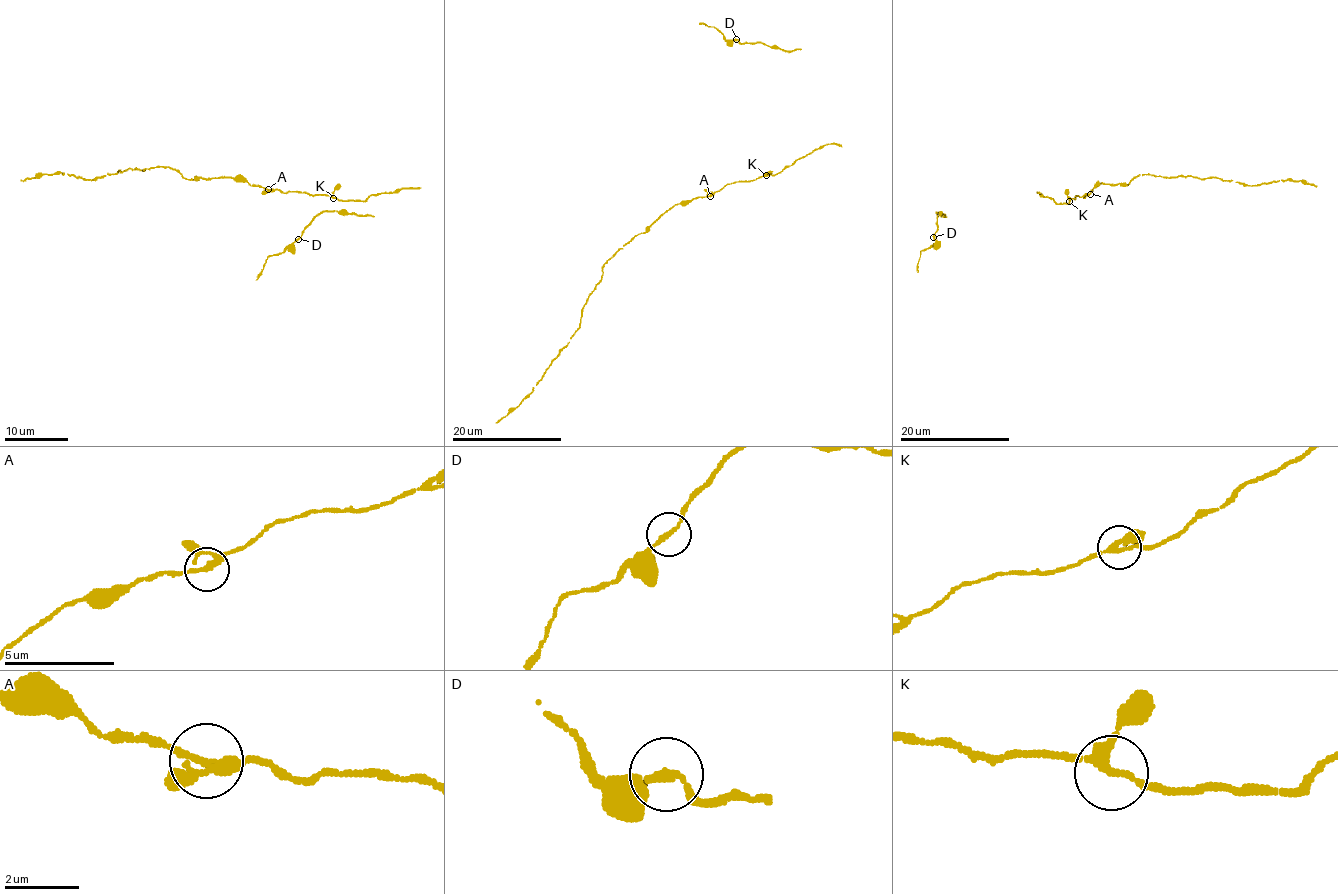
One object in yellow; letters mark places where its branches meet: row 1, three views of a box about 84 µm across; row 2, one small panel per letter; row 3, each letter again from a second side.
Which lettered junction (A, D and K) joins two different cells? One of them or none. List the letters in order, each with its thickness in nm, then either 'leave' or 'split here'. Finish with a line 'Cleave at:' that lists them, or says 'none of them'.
A: calibre 200 nm; leave
D: calibre 190 nm; leave
K: calibre 220 nm; leave
Cleave at: none of them

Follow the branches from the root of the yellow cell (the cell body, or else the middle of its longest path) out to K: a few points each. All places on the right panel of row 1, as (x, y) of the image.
K: (1087, 194), (1069, 201)

